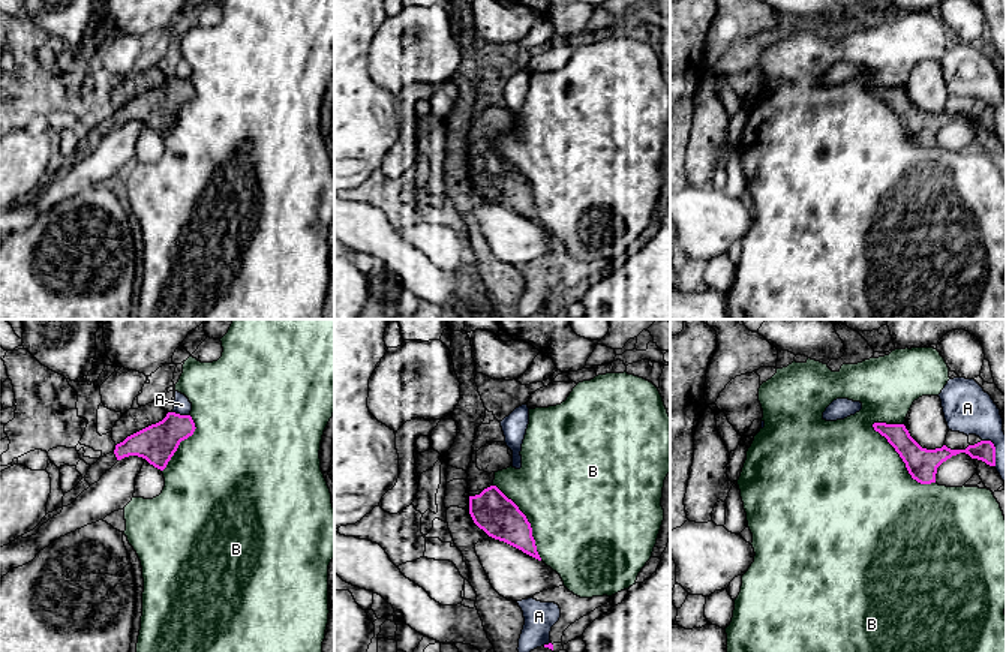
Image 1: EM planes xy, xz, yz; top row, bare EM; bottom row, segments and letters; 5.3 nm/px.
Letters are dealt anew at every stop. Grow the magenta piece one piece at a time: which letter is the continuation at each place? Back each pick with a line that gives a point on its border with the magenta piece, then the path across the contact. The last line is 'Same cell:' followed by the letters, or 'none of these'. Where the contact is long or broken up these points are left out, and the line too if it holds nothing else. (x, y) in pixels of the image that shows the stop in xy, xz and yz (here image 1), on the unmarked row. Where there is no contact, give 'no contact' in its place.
Same cell: none of these

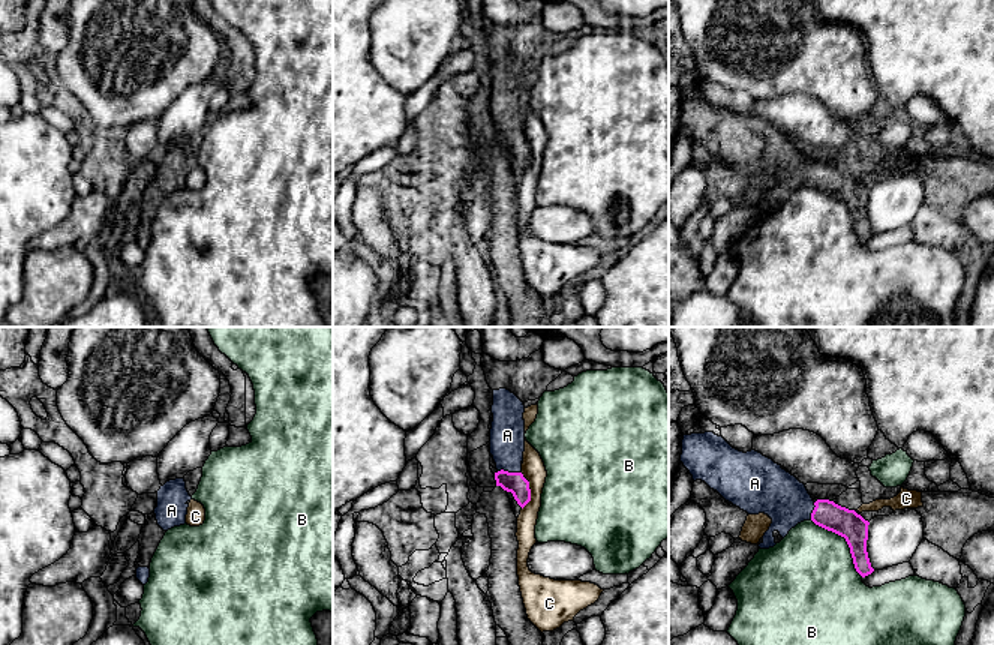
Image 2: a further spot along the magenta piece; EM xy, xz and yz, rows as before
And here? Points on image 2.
A: xz (507, 135) | across xz (516, 147), (507, 135), (507, 99)
Same cell: A

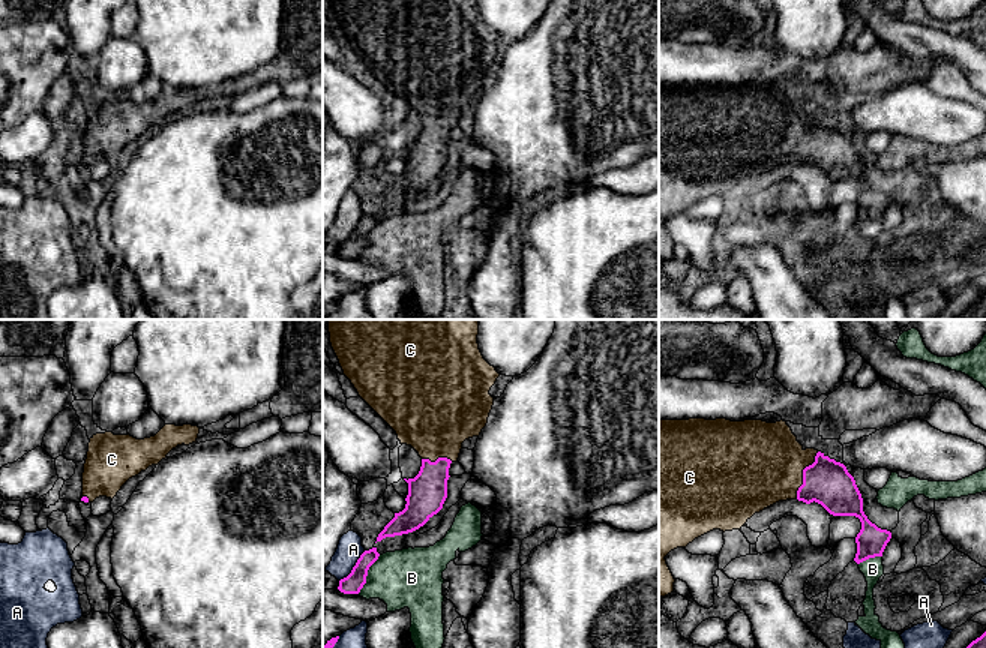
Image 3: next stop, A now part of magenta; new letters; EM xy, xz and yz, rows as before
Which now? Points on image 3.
C: yz (803, 138) | across yz (826, 146), (803, 138), (758, 128)
Same cell: C

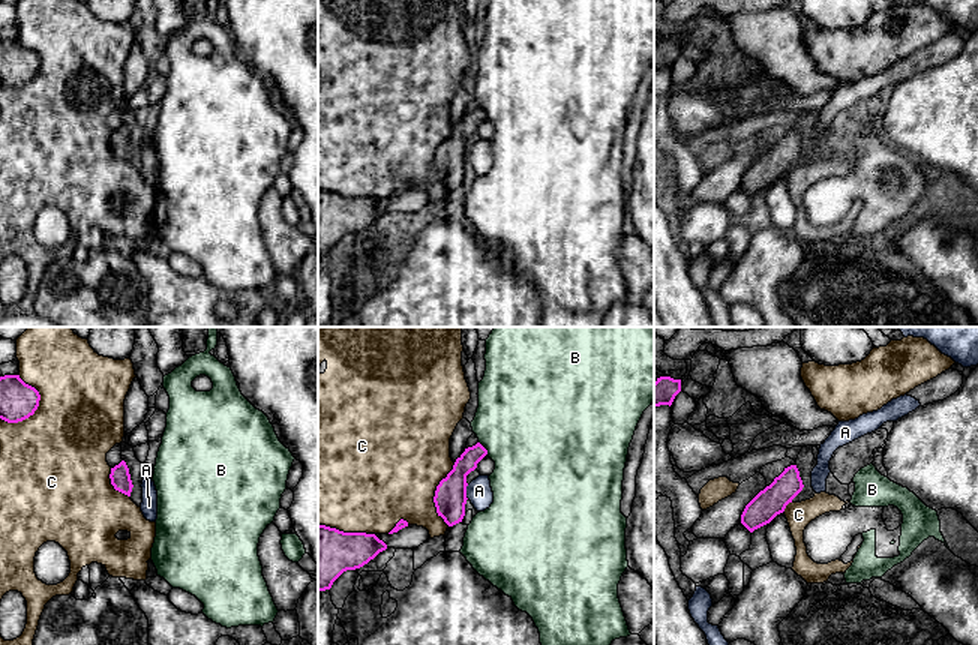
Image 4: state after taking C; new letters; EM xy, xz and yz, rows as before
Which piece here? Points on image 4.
Same cell: none of these

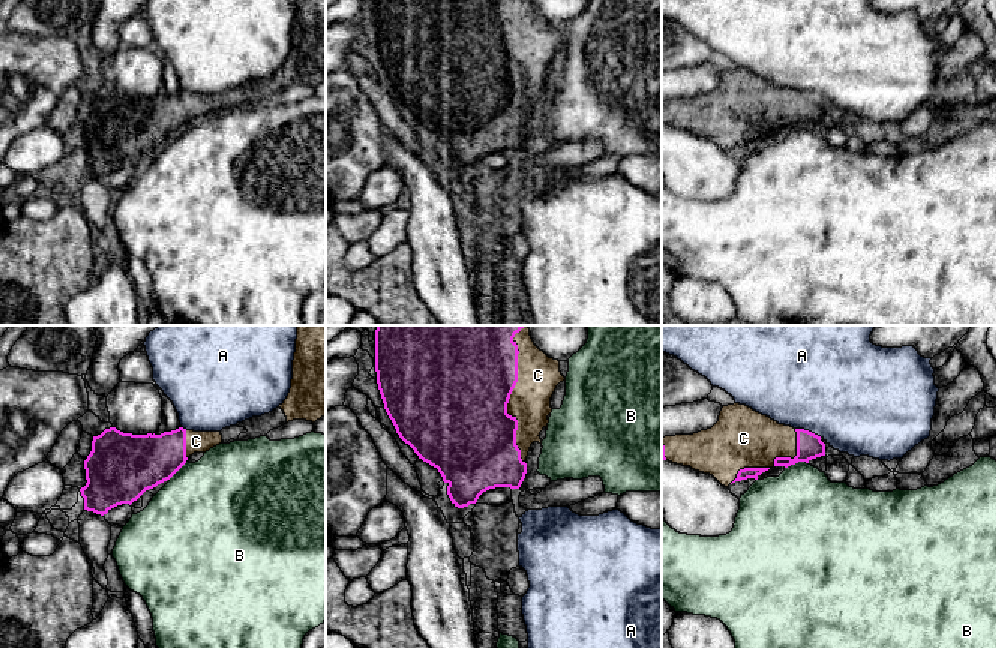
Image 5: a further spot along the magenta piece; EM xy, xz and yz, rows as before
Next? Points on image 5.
C: xz (508, 65)
Same cell: C

